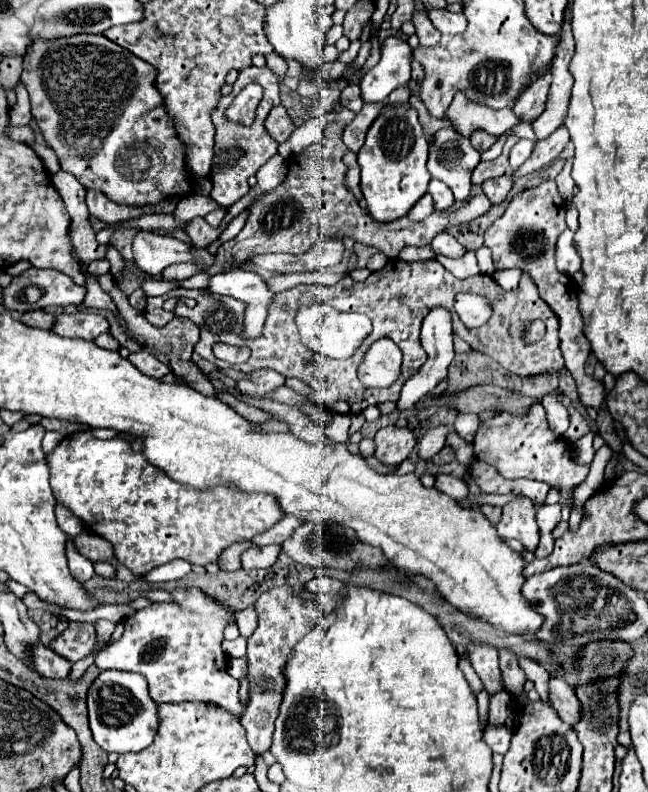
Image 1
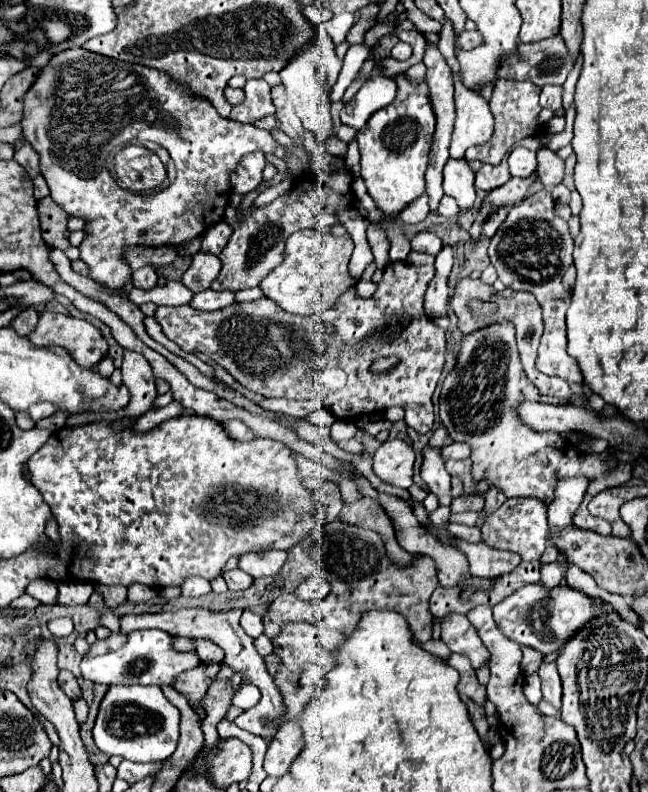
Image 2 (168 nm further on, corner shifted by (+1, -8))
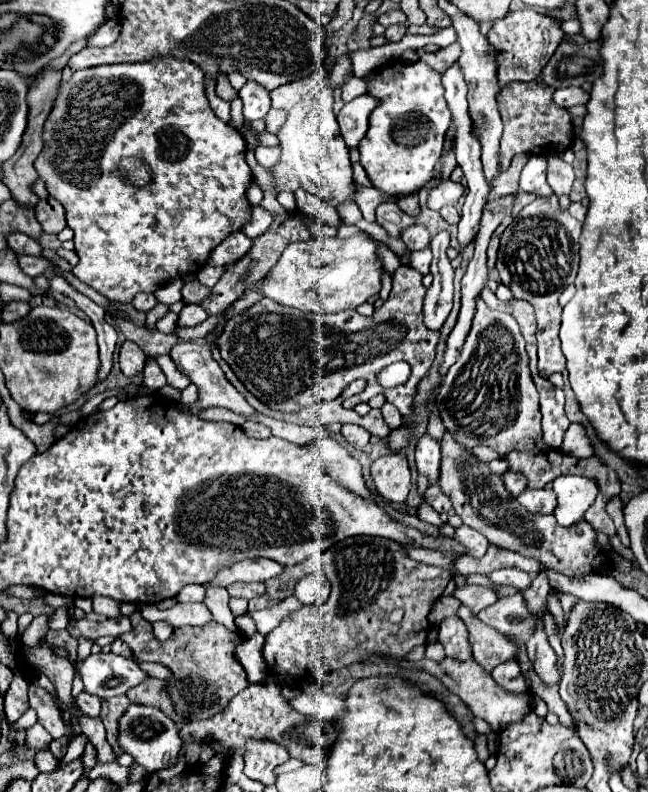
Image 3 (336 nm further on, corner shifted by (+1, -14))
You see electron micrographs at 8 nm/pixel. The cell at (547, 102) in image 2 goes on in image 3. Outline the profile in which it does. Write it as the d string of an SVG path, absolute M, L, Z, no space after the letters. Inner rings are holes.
M581 87L557 89L557 91L553 93L553 101L555 101L555 105L565 107L565 109L569 109L569 107L573 107L573 105L587 103L587 99L589 99L589 95L587 95L587 93L585 93Z

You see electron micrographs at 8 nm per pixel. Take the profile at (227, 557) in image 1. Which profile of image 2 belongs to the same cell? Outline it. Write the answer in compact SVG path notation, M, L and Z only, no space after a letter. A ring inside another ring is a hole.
M241 569L227 571L227 573L223 575L223 579L227 581L227 587L229 587L231 591L247 589L247 587L251 587L251 583L253 583L253 577L251 577L251 575L247 575L247 573L243 573Z

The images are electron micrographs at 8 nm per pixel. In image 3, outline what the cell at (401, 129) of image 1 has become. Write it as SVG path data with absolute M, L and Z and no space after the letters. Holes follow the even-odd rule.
M399 59L369 71L369 95L375 95L381 105L369 117L369 131L359 143L359 163L369 175L375 189L387 195L413 195L423 189L443 153L445 133L451 125L451 113L443 99L441 75L423 61L403 63Z

